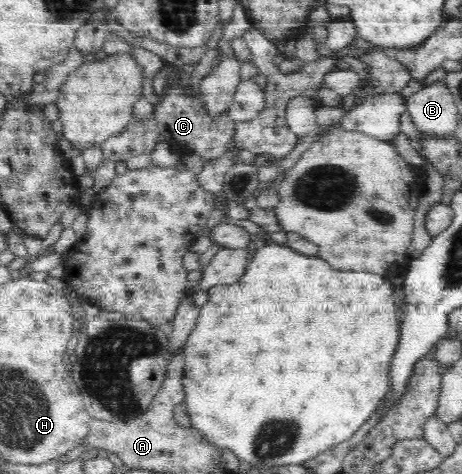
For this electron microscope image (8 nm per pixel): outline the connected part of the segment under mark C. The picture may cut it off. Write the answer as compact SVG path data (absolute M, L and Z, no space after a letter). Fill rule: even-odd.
M177 85L167 86L161 96L160 104L153 107L151 119L147 119L147 121L131 119L119 135L113 135L107 141L103 141L100 148L104 159L130 164L136 159L136 156L142 153L151 154L157 142L165 142L169 144L173 153L192 157L197 155L207 162L217 159L227 150L233 154L235 161L244 160L246 158L245 152L232 145L236 121L227 115L227 111L223 115L219 115L219 119L213 119L206 112L202 96L199 97L199 100L193 96L187 96L183 92L183 88Z

